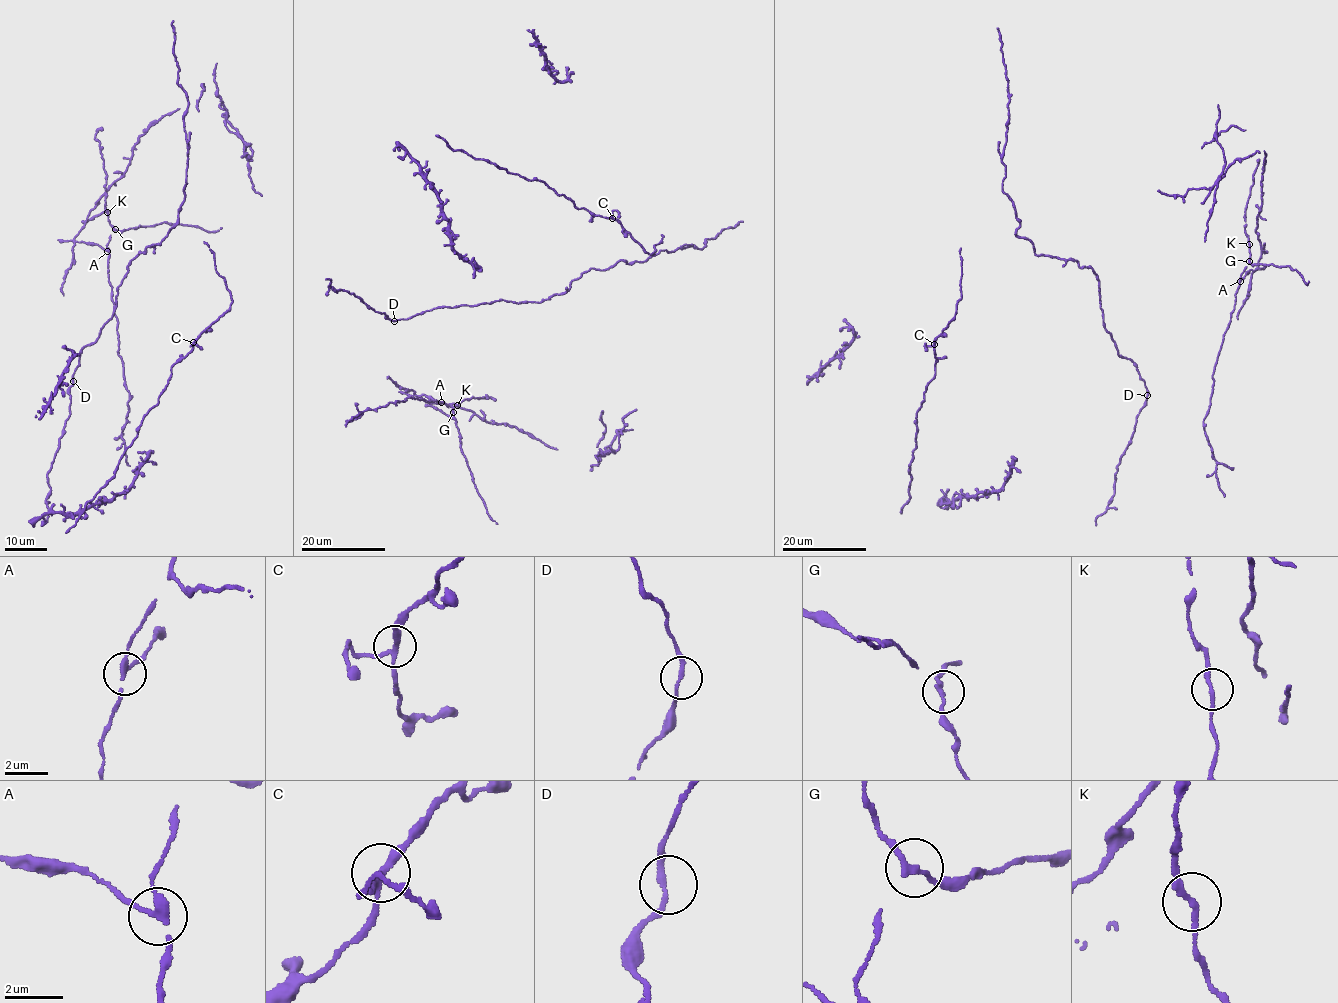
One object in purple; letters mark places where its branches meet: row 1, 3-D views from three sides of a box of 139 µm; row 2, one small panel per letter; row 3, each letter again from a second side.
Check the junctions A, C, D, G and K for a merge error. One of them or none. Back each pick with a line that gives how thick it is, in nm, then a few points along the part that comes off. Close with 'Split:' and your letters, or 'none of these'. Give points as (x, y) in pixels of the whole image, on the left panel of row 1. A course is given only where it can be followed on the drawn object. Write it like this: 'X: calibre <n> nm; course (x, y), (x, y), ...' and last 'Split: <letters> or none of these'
A: calibre 190 nm
Split: A

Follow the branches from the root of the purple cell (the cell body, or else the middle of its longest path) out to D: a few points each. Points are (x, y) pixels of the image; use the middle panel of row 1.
D: (498, 300), (476, 305), (438, 306), (394, 321)

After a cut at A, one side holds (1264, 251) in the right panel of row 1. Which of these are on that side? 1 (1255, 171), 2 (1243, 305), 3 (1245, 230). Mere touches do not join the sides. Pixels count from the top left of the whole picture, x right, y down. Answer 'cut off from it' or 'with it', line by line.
1: cut off from it
2: with it
3: cut off from it

